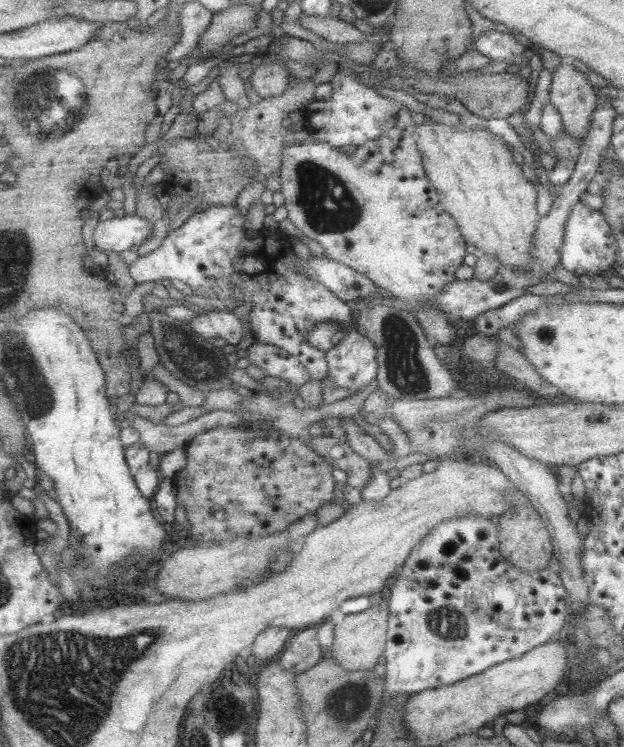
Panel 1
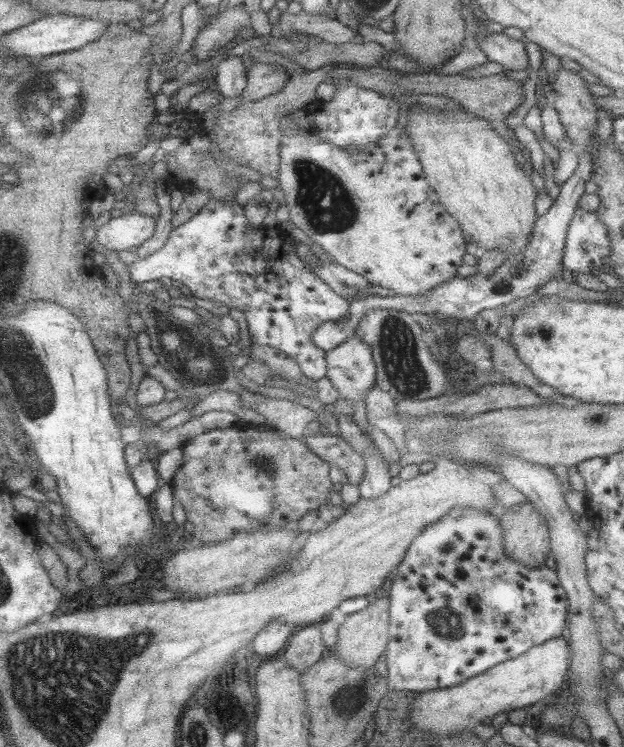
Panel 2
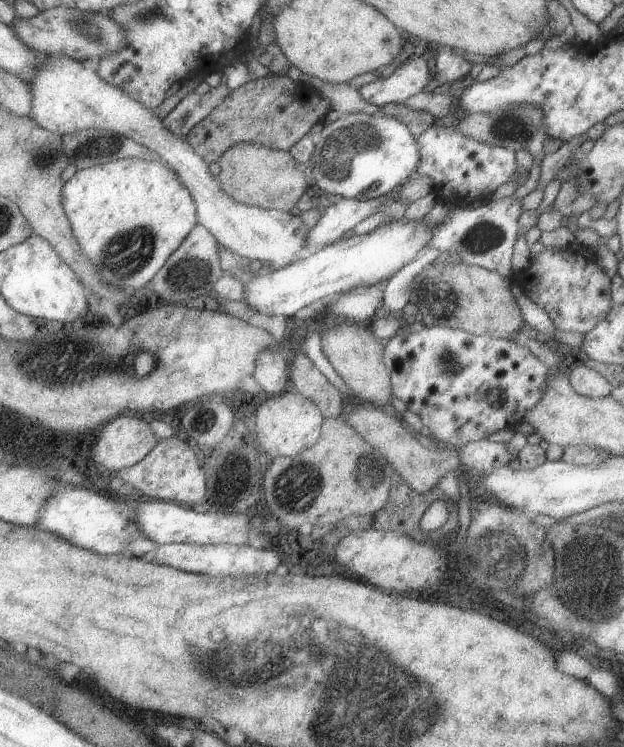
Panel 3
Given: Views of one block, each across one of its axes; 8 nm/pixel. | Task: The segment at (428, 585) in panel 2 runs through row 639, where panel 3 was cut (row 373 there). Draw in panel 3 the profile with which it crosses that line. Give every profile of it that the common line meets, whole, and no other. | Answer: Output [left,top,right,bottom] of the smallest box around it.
[385,326,551,447]

